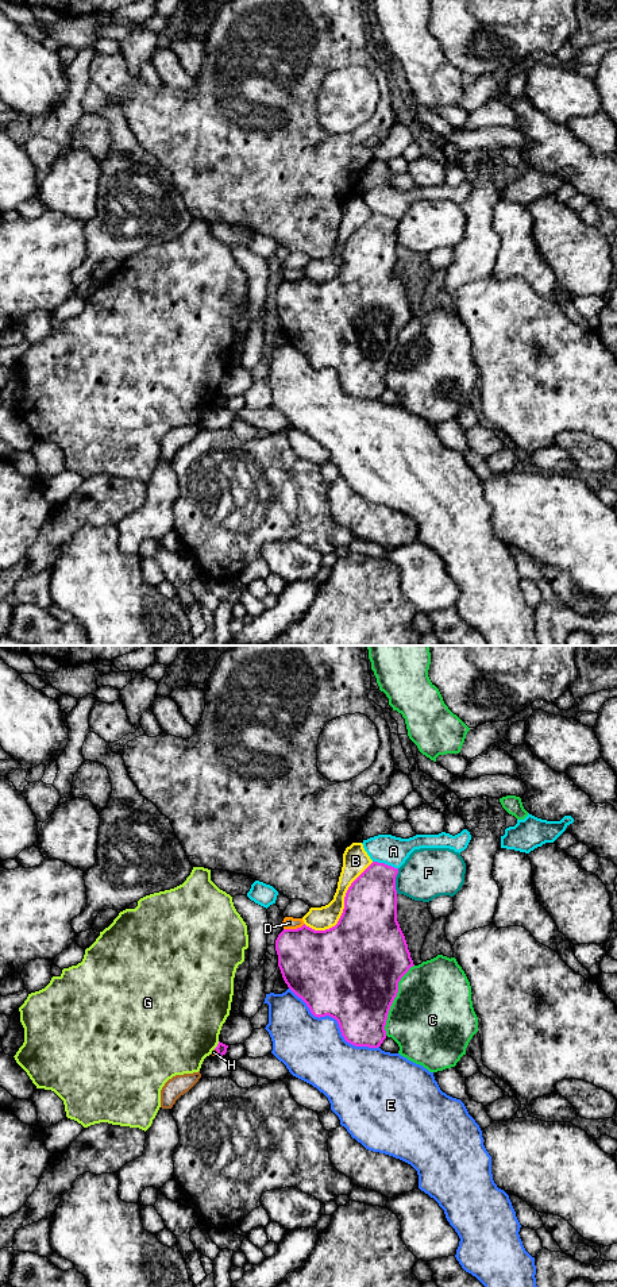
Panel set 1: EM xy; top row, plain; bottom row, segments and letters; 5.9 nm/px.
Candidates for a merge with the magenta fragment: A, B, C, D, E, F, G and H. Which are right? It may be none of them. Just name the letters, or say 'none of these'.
none of these

